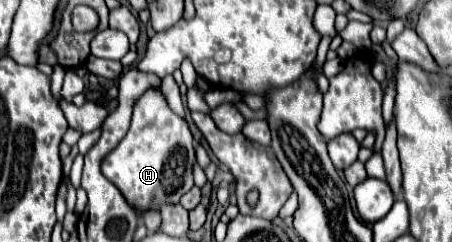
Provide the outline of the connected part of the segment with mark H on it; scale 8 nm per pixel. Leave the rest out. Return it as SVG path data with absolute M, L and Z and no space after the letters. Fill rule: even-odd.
M150 87L136 99L128 133L102 161L102 173L144 213L146 209L156 209L156 203L178 203L194 187L194 163L194 137L188 123L168 107L160 89Z

